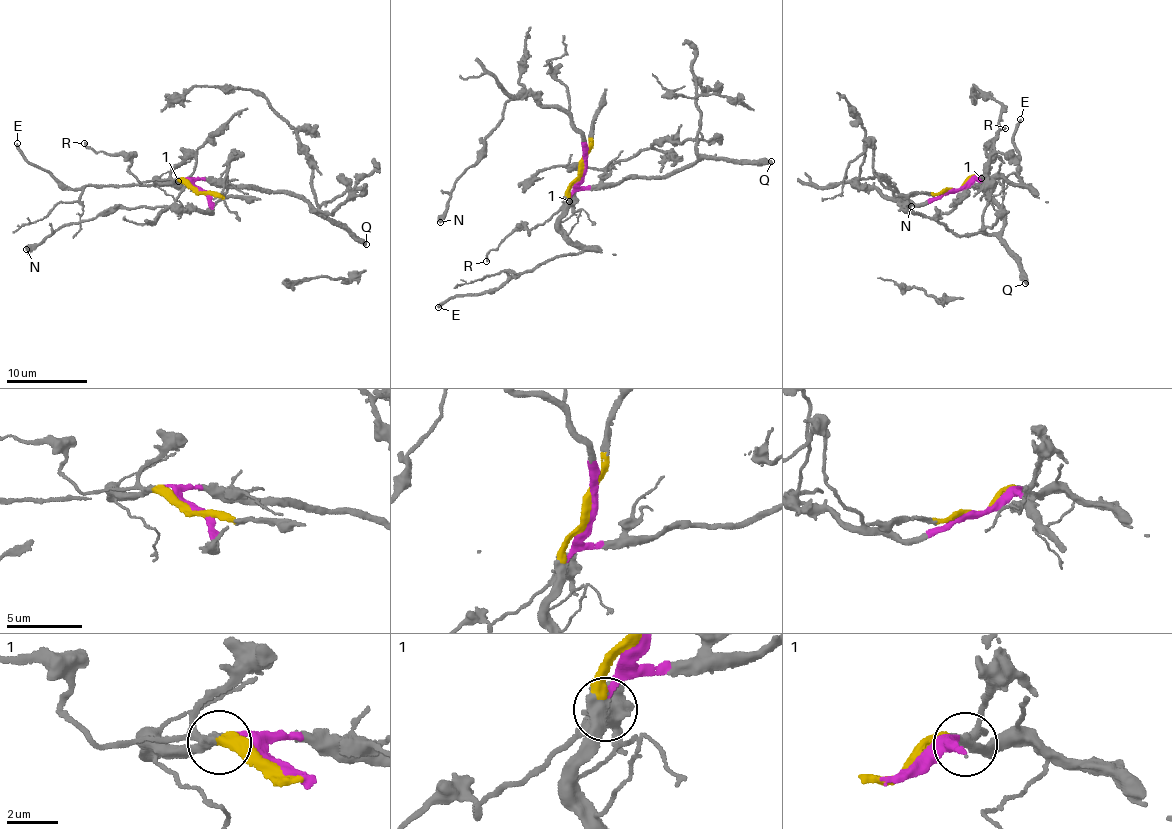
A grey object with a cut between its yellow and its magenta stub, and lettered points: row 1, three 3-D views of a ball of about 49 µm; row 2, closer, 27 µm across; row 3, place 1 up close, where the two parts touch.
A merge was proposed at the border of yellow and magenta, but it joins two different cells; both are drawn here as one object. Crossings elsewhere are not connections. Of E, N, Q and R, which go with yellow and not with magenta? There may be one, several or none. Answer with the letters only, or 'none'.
E

